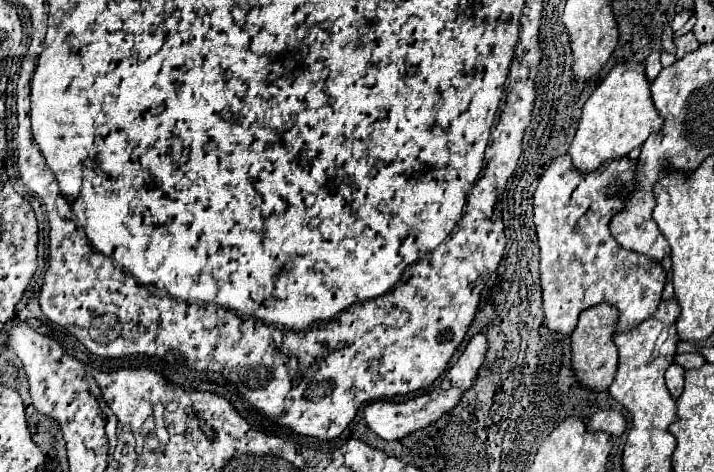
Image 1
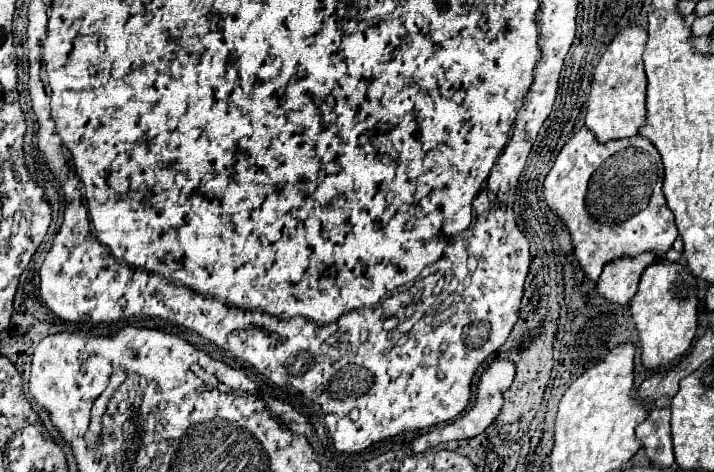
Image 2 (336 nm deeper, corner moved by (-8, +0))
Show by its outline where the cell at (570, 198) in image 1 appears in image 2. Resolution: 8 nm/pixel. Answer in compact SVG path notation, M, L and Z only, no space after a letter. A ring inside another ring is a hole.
M581 127L559 151L553 169L545 177L545 199L549 207L563 219L571 231L575 245L575 257L591 281L597 281L607 261L621 255L641 255L653 251L657 259L673 247L677 237L677 227L673 223L673 213L669 211L663 195L663 163L659 151L649 143L649 139L635 135L629 139L599 143L587 127Z

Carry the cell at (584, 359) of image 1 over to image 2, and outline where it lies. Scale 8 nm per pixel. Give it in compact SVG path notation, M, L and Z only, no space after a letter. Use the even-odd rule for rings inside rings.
M649 251L645 255L637 255L637 259L613 259L597 279L599 293L609 301L627 305L637 291L643 269L651 263L655 263L655 259Z

